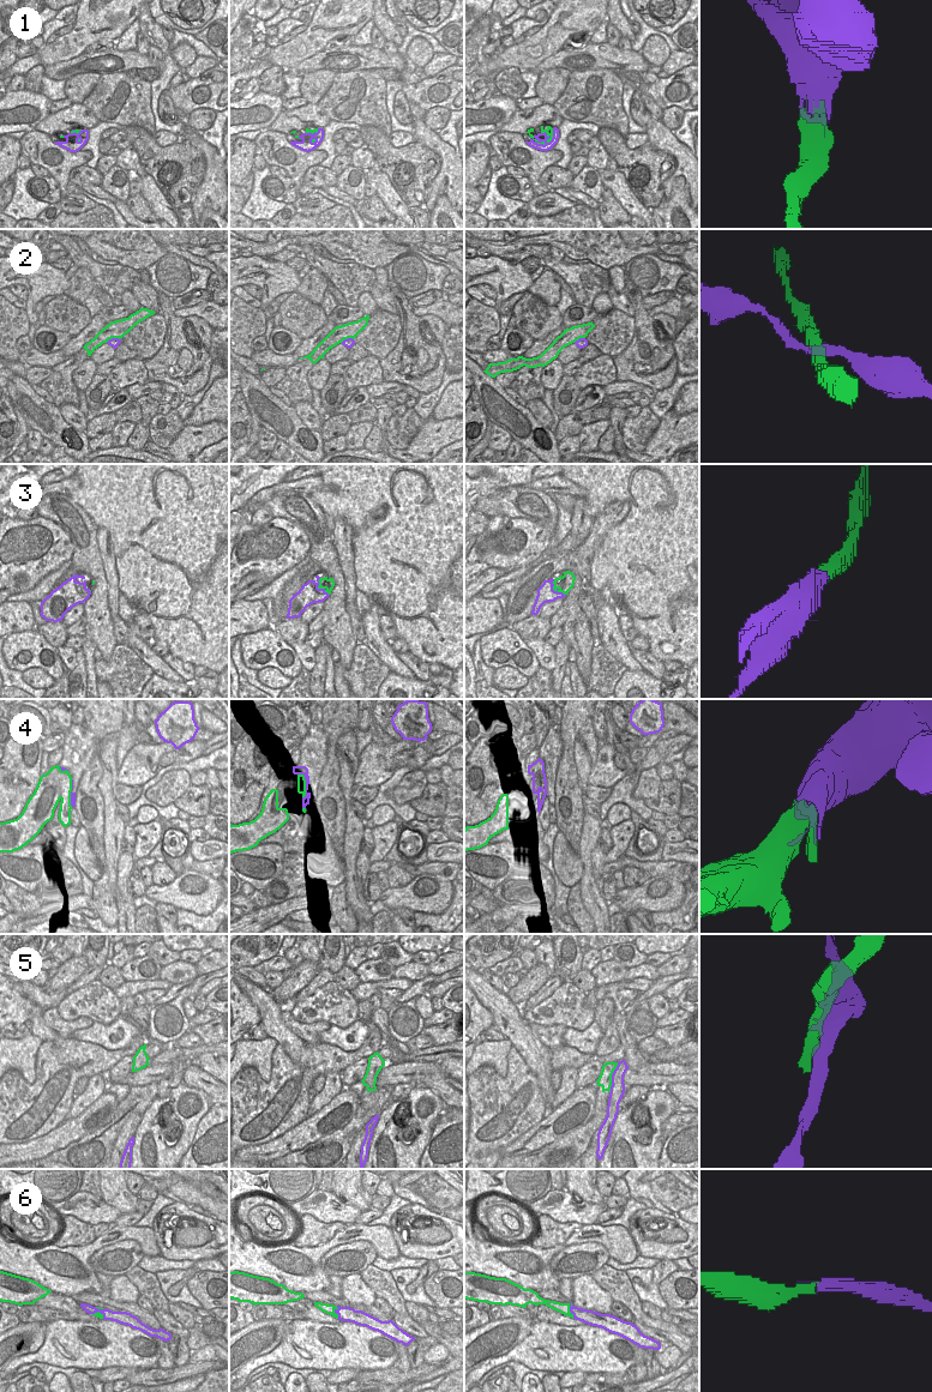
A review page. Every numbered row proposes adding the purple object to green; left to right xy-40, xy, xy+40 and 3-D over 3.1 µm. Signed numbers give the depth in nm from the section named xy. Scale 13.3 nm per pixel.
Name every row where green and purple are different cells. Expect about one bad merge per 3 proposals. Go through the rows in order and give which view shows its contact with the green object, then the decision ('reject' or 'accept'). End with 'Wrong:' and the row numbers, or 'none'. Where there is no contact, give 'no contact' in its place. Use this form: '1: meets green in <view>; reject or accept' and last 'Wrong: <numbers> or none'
1: meets green in xy+40; accept
2: meets green in xy-40; reject
3: meets green in xy+40; accept
4: meets green in xy; accept
5: meets green in xy+40; reject
6: meets green in xy+40; accept
Wrong: 2, 5

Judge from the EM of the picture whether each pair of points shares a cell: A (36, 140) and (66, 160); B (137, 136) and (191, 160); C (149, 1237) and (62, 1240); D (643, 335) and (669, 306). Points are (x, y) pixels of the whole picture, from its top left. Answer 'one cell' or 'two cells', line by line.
A: one cell
B: one cell
C: two cells
D: two cells

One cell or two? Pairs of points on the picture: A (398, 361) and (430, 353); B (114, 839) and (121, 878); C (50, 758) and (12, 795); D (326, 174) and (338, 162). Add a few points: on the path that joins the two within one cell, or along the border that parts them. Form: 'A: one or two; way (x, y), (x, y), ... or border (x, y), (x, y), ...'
A: one; way (406, 361), (422, 360)
B: two; border (122, 853), (118, 860), (114, 887)
C: two; border (43, 751), (40, 775)
D: two; border (330, 168), (337, 175)

